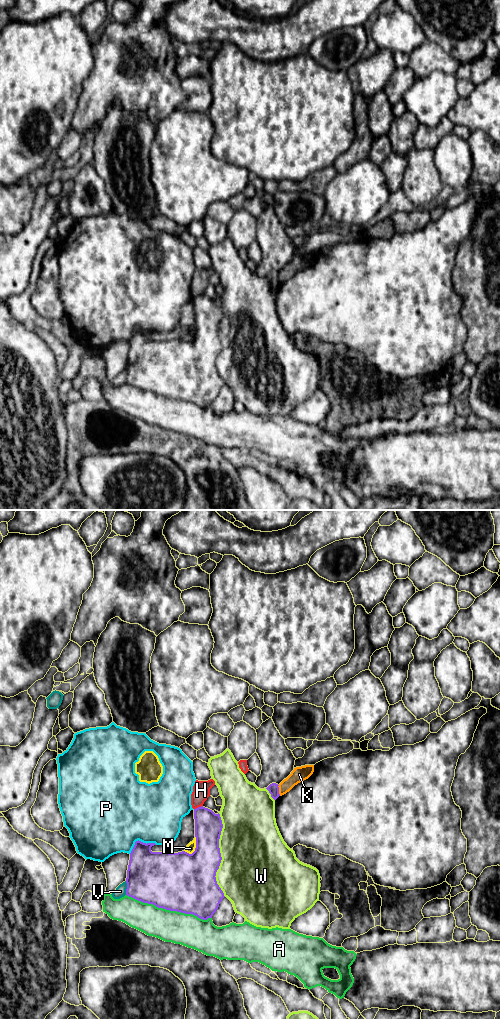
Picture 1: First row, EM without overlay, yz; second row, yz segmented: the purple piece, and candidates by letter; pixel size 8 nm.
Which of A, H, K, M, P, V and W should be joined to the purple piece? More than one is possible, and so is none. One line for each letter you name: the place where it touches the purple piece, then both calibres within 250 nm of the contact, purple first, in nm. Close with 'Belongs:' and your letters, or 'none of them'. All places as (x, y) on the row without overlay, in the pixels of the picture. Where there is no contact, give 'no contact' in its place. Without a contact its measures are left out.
Belongs: none of them

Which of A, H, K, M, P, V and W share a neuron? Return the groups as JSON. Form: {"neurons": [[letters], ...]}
{"neurons": [["A"], ["H"], ["K"], ["M", "P"], ["V"], ["W"]]}

